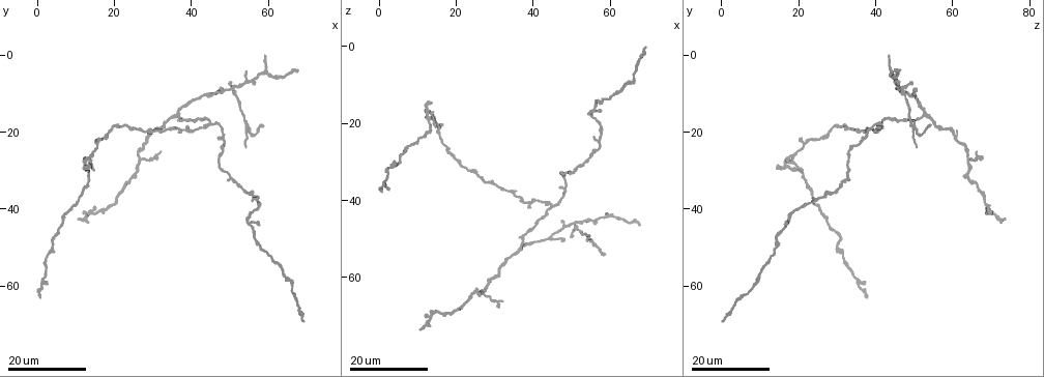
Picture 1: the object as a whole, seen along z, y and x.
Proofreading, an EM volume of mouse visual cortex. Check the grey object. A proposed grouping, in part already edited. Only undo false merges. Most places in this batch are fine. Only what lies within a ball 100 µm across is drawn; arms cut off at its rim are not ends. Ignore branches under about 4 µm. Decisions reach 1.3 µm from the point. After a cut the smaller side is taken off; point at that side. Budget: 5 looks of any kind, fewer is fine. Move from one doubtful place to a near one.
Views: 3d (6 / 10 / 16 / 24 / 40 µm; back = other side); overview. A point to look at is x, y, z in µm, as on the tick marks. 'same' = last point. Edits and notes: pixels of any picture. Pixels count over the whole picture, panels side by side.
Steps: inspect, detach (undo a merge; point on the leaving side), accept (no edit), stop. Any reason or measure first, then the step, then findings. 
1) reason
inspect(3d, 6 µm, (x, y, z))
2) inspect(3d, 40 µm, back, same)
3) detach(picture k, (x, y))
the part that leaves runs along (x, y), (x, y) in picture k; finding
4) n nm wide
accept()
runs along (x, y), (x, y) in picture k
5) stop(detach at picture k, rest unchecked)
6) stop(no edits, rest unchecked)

three-way junction
inspect(3d, 24 µm, (51.0, 9.0, 46.0))

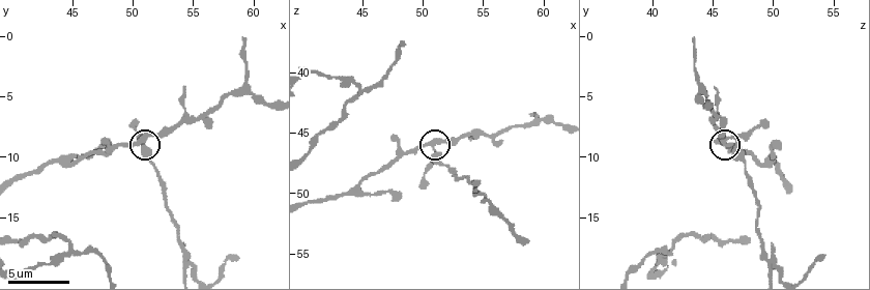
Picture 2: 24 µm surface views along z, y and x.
inspect(3d, 6 µm, (51.0, 8.4, 45.8))

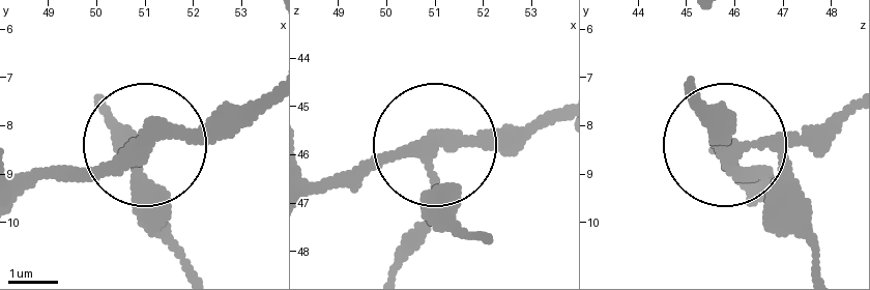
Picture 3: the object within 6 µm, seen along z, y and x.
3 arms
detach(picture 3, (145, 230))
two neurons meet here

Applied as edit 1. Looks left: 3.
see it whole again
inspect(overview)

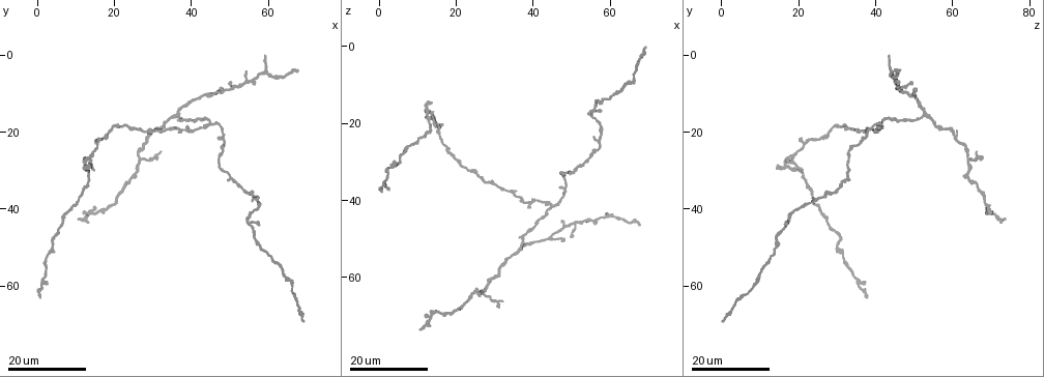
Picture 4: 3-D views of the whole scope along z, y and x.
three-way junction
inspect(3d, 24 µm, (26.5, 27.5, 64.0))

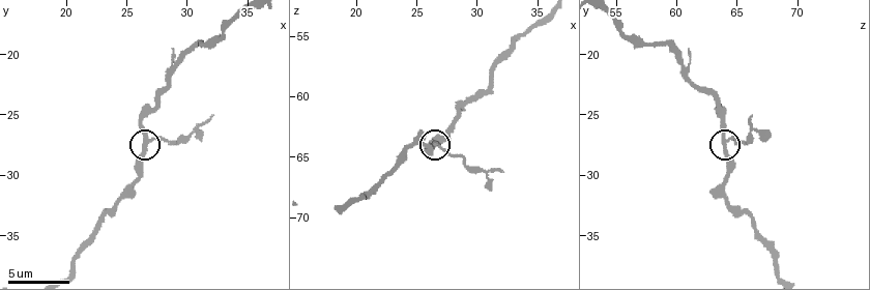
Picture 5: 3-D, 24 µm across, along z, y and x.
inspect(3d, 10 µm, (26.8, 27.2, 64.2))

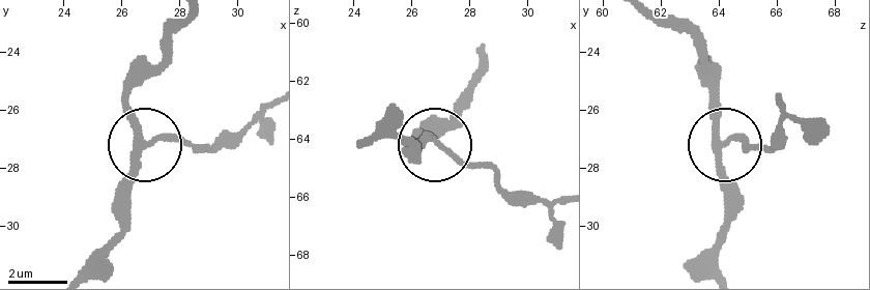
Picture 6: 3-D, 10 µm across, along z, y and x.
210 nm wide
accept()
runs along (182, 18), (131, 94), (128, 117), (143, 144), (223, 146) in picture 6; all the same neuron

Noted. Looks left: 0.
stop(detach at picture 3, rest unchecked)

